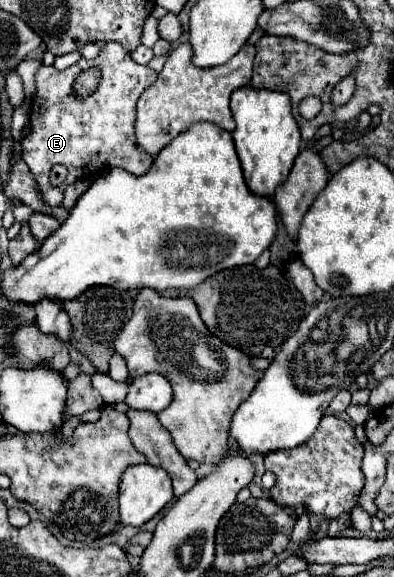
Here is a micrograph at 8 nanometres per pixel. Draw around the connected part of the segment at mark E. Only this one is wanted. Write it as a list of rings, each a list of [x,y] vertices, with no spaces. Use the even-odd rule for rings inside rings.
[[[107,42],[95,60],[81,58],[67,70],[55,70],[41,66],[35,74],[37,94],[31,102],[31,132],[21,142],[21,158],[29,166],[37,190],[47,206],[59,208],[63,204],[63,192],[75,180],[91,180],[111,168],[123,168],[135,176],[145,174],[153,158],[135,140],[135,110],[137,98],[157,80],[157,72],[149,66],[137,64],[129,52],[117,44]],[[99,68],[101,80],[91,96],[73,96],[75,78],[89,70]],[[55,164],[63,164],[69,176],[63,184],[51,186],[49,172]]]

